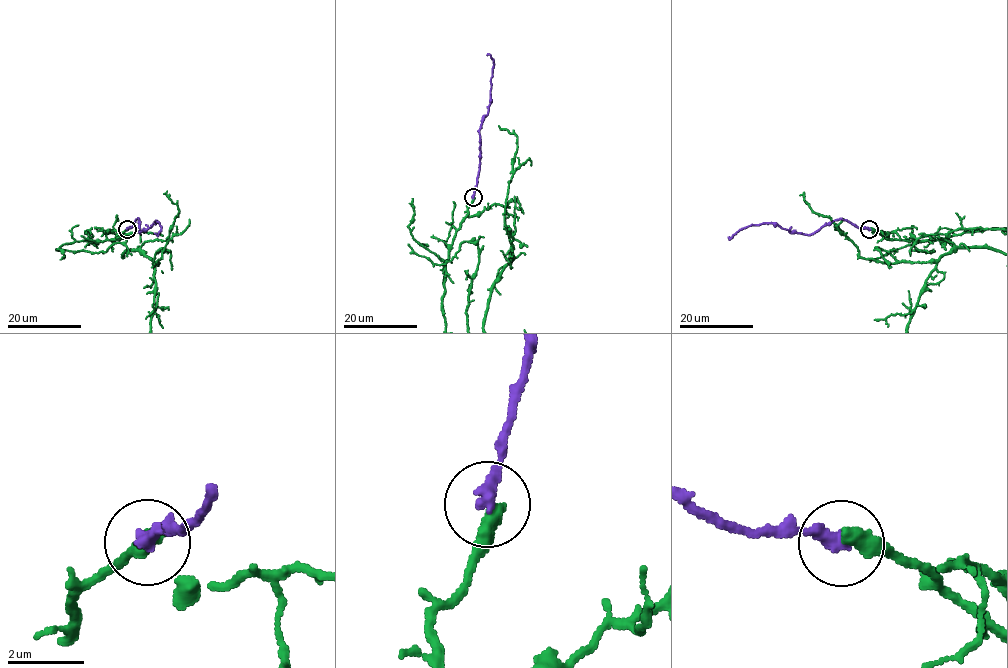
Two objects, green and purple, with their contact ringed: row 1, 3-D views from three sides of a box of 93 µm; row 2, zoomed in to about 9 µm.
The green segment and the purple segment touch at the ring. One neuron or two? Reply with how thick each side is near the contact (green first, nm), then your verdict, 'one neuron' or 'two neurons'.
440 nm thick on the green side, 380 nm on the other; two neurons

